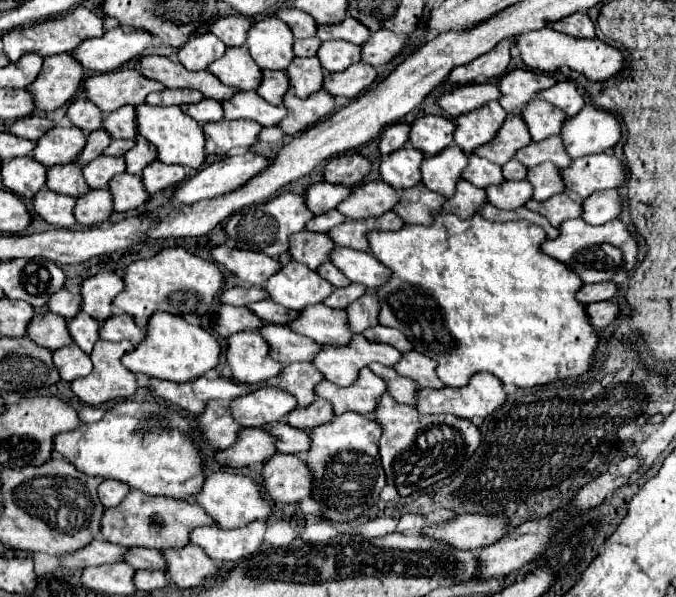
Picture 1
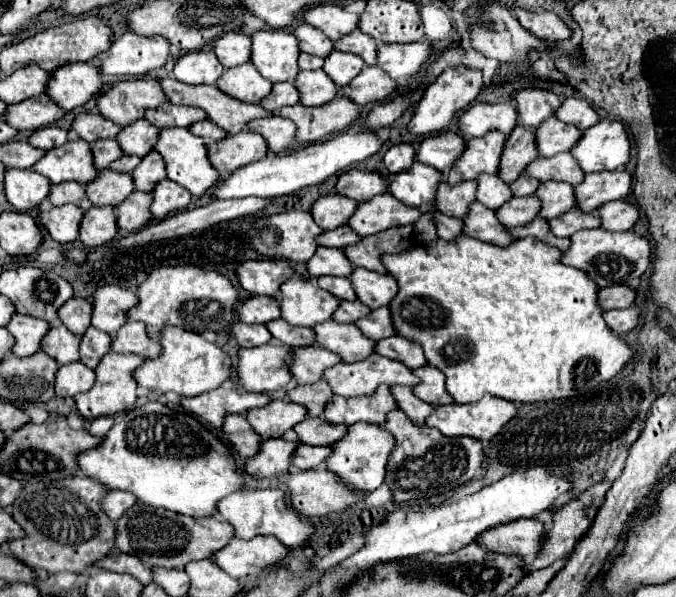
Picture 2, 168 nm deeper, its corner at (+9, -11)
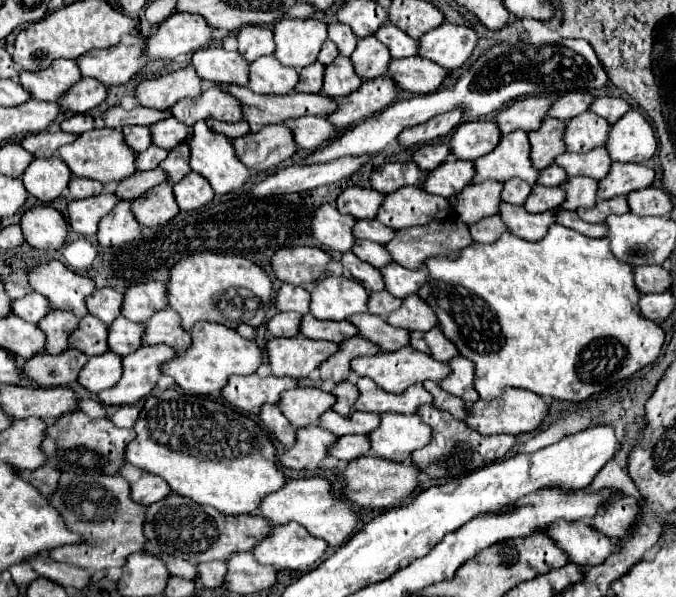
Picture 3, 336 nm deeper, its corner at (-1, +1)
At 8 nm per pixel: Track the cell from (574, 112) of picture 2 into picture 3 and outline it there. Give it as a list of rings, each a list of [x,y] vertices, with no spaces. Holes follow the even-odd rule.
[[[596,98],[590,110],[606,118],[610,124],[616,124],[628,110],[632,110],[632,106],[622,98]]]

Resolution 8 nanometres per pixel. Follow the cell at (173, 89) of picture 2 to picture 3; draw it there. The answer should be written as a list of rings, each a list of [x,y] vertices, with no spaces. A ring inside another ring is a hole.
[[[222,86],[226,92],[234,92],[246,104],[246,122],[250,124],[282,124],[292,118],[300,116],[328,116],[332,114],[338,104],[334,98],[326,94],[302,94],[302,92],[292,92],[290,96],[262,96],[252,92],[248,86],[238,88],[238,86]]]

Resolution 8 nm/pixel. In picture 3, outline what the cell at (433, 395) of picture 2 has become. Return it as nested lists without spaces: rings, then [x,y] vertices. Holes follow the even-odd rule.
[[[456,356],[448,364],[452,368],[452,374],[446,380],[442,380],[440,386],[468,404],[472,404],[474,400],[480,400],[478,392],[474,390],[474,364],[464,356]]]

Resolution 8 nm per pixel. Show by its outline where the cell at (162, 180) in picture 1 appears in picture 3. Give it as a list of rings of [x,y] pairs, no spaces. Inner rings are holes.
[[[190,172],[190,176],[174,184],[174,196],[180,210],[186,210],[186,212],[198,210],[216,198],[210,182],[204,176],[198,176],[196,172]]]

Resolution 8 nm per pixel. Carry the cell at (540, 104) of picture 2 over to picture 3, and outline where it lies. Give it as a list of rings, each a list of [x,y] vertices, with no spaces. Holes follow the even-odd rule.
[[[568,92],[554,102],[554,108],[550,108],[550,116],[560,118],[560,120],[576,118],[588,112],[594,100],[596,96],[592,92]]]

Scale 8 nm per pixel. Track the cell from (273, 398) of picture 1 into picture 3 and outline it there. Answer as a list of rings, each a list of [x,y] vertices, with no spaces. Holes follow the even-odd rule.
[[[294,388],[286,390],[280,400],[282,414],[296,426],[316,426],[320,416],[336,404],[336,396],[324,392],[322,388]]]

